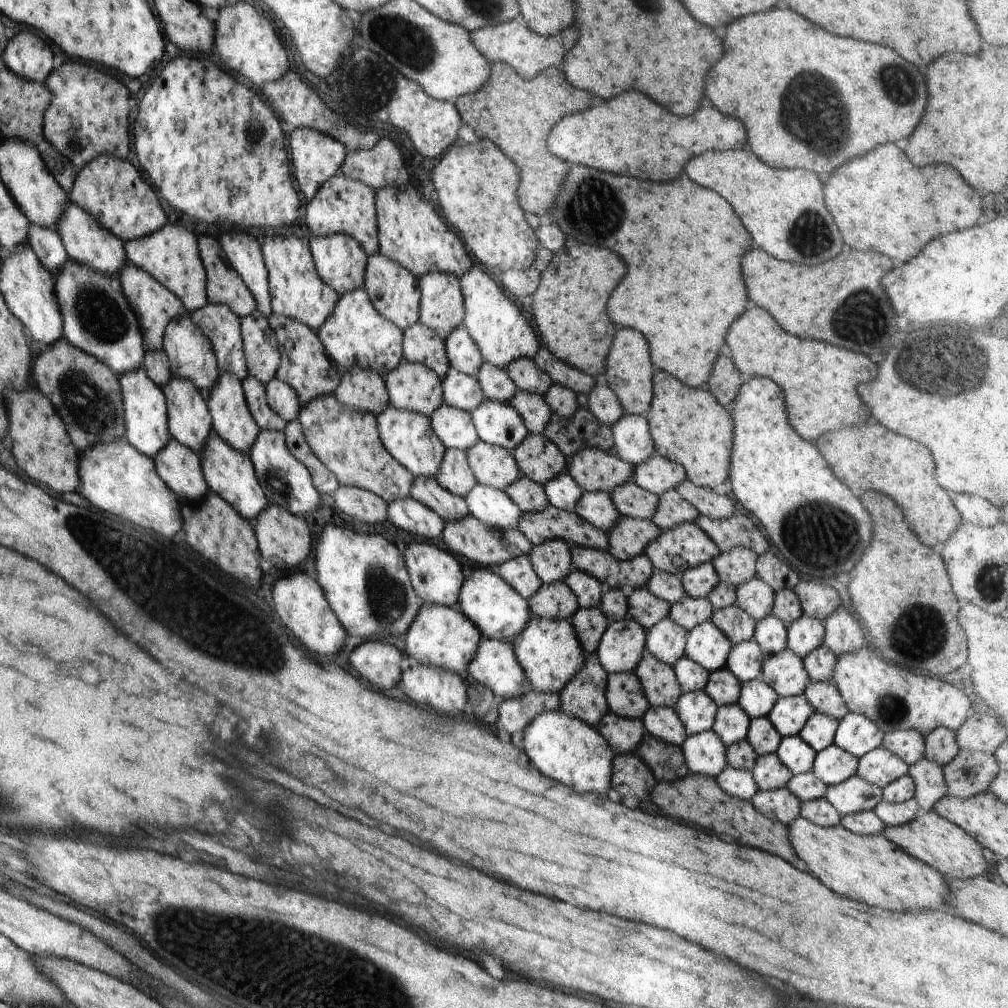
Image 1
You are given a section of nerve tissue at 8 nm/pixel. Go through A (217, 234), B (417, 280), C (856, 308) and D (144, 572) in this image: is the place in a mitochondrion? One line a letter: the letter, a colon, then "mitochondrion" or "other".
A: other
B: other
C: mitochondrion
D: mitochondrion

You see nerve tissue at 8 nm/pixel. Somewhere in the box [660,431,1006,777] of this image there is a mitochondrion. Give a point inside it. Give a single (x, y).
(821, 538)

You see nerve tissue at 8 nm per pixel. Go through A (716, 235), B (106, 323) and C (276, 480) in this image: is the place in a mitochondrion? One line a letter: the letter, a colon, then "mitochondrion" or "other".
A: other
B: mitochondrion
C: mitochondrion

